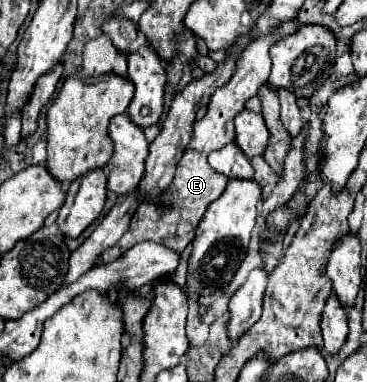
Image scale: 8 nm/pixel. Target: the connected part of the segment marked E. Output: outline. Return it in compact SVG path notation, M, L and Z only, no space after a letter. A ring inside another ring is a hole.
M297 18L287 20L287 22L279 22L267 34L263 34L261 38L247 44L247 48L241 52L241 56L235 62L235 74L231 76L231 80L225 86L217 88L215 94L211 96L211 100L207 104L209 110L207 110L205 118L195 120L191 142L185 148L185 154L183 154L181 162L177 164L177 174L175 174L171 186L167 188L167 192L159 194L151 202L143 202L135 210L135 214L131 218L131 224L129 224L129 230L123 234L123 238L117 242L117 246L109 248L105 252L105 256L101 256L103 262L113 262L121 254L125 254L131 246L135 246L139 242L147 242L147 240L169 246L173 250L185 250L187 248L187 244L195 238L195 230L197 230L205 210L209 208L209 204L213 200L217 200L223 194L223 190L225 190L225 186L229 182L227 176L219 174L217 170L213 170L209 166L207 156L213 150L221 150L225 144L235 140L235 126L233 126L235 114L245 110L247 100L257 96L261 86L265 86L267 80L269 80L269 70L271 70L269 50L271 50L271 46L277 44L279 40L287 38L289 34L295 34L299 28L301 28L301 24L299 24Z

